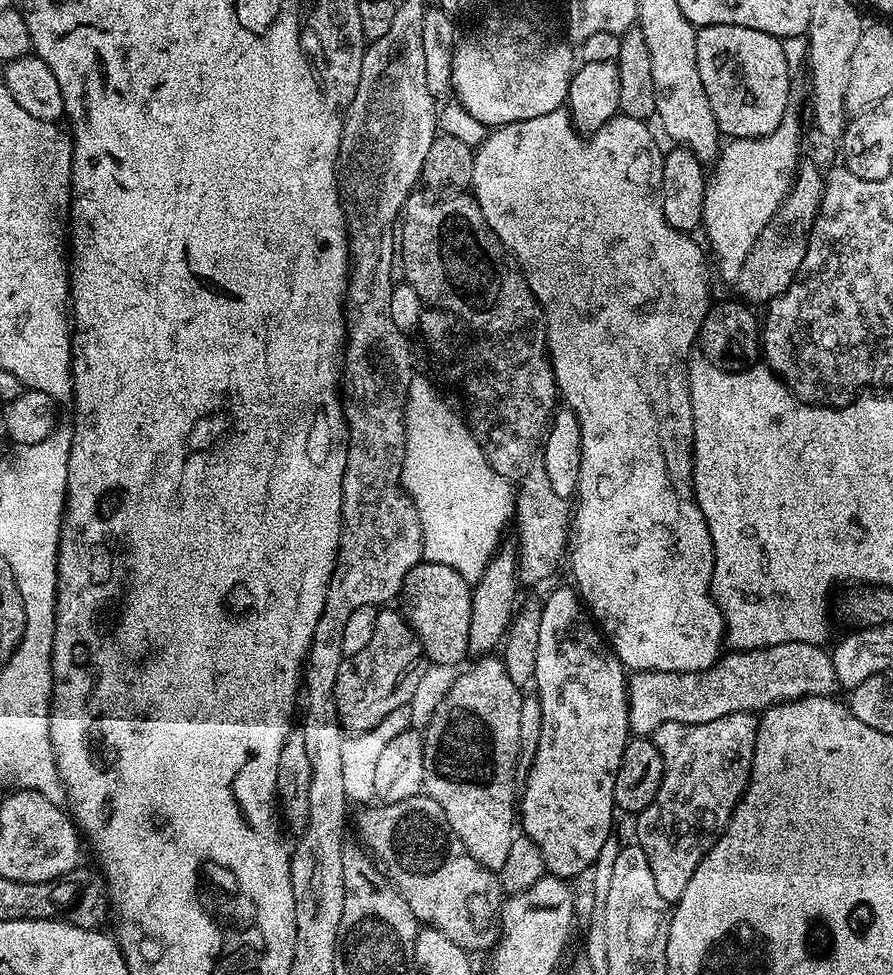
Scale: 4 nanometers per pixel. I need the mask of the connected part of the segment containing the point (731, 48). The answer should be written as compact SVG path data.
M705 24L696 28L696 49L698 50L698 74L706 94L710 98L711 110L714 111L716 125L727 137L765 136L772 133L780 124L790 104L790 82L794 76L788 67L786 54L782 52L781 37L771 36L762 30L733 24Z

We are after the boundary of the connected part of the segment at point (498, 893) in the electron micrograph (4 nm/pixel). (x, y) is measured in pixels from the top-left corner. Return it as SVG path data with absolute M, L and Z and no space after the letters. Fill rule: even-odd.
M421 794L400 802L372 804L368 807L370 808L362 811L356 820L356 828L361 837L358 838L402 894L403 901L409 906L416 920L446 934L464 951L491 949L498 939L497 931L493 928L504 901L499 875L493 869L483 867L469 854L462 845L461 839L458 838L458 834L454 833L453 827L447 821L442 806L428 795Z

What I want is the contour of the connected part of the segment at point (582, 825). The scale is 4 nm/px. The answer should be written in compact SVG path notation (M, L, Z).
M575 587L556 588L548 597L543 597L542 618L538 626L538 666L534 677L534 693L541 703L542 708L542 730L538 741L537 754L534 756L533 765L530 766L528 776L522 781L522 791L518 796L518 824L523 835L529 836L538 846L538 850L544 859L545 869L551 875L561 878L573 878L579 872L587 873L595 865L602 846L613 835L612 812L614 813L614 782L618 774L619 763L622 762L623 751L630 739L628 726L628 689L626 685L626 669L616 657L615 652L606 643L603 635L598 631L597 625L588 615Z

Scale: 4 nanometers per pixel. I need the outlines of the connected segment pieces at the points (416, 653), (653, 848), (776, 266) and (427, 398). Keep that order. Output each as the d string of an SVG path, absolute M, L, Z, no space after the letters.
M392 606L381 607L376 613L374 635L366 650L344 657L332 691L336 713L345 733L369 732L386 718L386 714L411 705L412 695L419 690L420 679L424 676L423 663L420 643L408 621Z
M735 712L726 714L726 718L714 718L714 722L705 724L663 724L651 733L650 739L664 763L664 776L657 796L635 817L634 840L642 850L646 850L646 858L650 858L650 870L654 870L654 886L658 886L658 894L662 894L669 906L675 905L682 898L700 861L716 845L716 839L732 821L736 805L748 789L757 723L757 717L753 713Z
M801 163L797 167L788 197L780 204L779 210L766 222L762 234L758 234L758 242L746 254L746 262L742 262L742 270L734 282L734 288L741 292L749 305L767 305L776 296L782 295L790 286L790 282L798 274L802 266L802 258L806 258L808 235L814 226L814 218L820 209L824 193L825 173L820 172L816 164Z
M420 374L413 375L408 391L408 401L404 407L404 461L402 462L402 474L400 475L400 487L404 489L409 500L412 502L412 509L416 511L418 522L422 526L422 542L424 543L424 560L429 564L441 564L450 566L450 570L456 570L462 579L475 582L482 578L489 560L496 555L496 549L501 547L500 535L504 527L509 527L514 516L514 488L505 476L498 474L490 466L486 454L481 450L479 442L472 436L472 429L468 427L463 419L460 420L452 413L452 408L436 393L435 388L426 377Z

